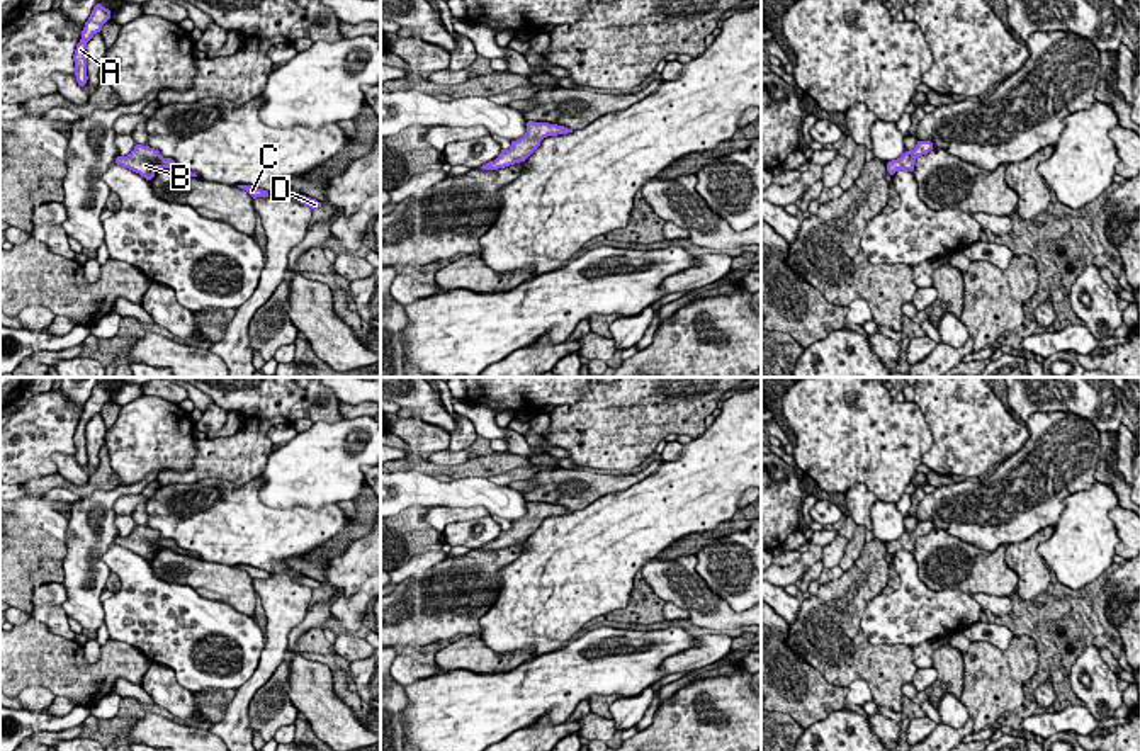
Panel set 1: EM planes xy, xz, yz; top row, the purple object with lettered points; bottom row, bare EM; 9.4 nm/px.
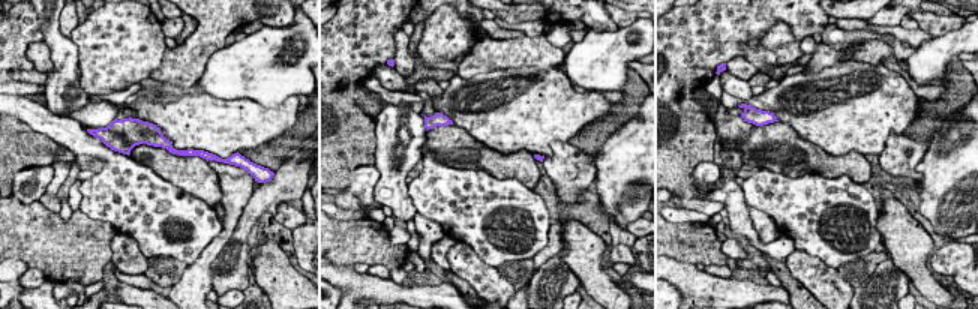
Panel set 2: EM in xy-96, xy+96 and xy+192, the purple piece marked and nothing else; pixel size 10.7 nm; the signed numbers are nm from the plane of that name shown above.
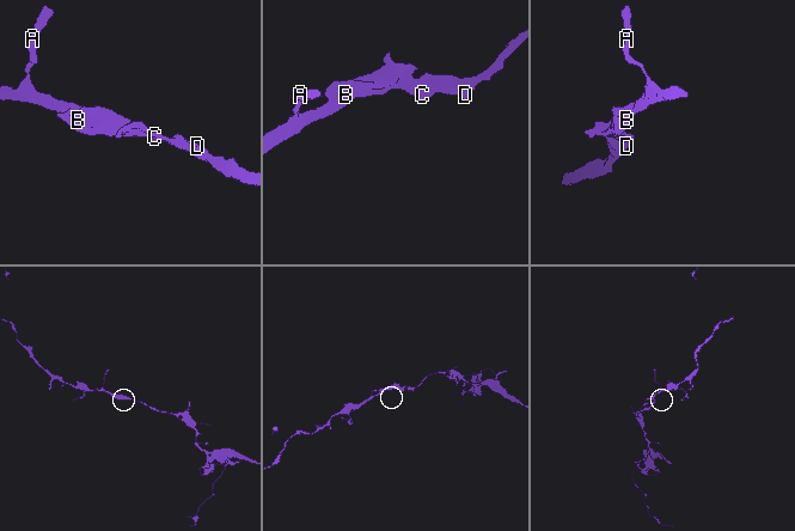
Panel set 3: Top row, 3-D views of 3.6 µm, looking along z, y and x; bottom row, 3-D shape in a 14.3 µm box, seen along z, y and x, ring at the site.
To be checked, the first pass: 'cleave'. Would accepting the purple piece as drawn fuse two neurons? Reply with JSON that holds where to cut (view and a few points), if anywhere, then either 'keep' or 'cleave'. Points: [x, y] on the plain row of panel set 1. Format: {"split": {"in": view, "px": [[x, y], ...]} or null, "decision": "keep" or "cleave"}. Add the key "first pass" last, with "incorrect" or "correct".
{"split": null, "decision": "keep", "first pass": "incorrect"}

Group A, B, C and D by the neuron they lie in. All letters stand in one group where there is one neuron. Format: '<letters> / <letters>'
A B C D

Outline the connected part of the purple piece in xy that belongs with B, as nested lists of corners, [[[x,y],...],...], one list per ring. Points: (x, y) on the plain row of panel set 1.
[[[136,525],[127,537],[117,537],[116,544],[139,554],[146,561],[151,561],[158,549],[170,549],[178,554],[197,557],[195,554],[180,549],[172,539],[163,539],[158,530],[150,528],[148,525]]]

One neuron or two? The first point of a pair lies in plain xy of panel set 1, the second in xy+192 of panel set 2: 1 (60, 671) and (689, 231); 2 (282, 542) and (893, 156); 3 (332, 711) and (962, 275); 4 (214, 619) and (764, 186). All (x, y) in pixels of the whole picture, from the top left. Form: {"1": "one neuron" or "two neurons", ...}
{"1": "one neuron", "2": "two neurons", "3": "two neurons", "4": "one neuron"}

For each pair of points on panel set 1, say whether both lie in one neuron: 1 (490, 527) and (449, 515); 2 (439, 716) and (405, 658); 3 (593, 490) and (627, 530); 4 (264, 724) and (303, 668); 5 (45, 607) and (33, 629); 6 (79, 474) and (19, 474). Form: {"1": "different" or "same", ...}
{"1": "different", "2": "different", "3": "different", "4": "different", "5": "different", "6": "different"}

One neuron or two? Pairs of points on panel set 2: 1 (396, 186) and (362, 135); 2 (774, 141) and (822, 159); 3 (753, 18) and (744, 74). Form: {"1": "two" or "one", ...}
{"1": "two", "2": "one", "3": "two"}

